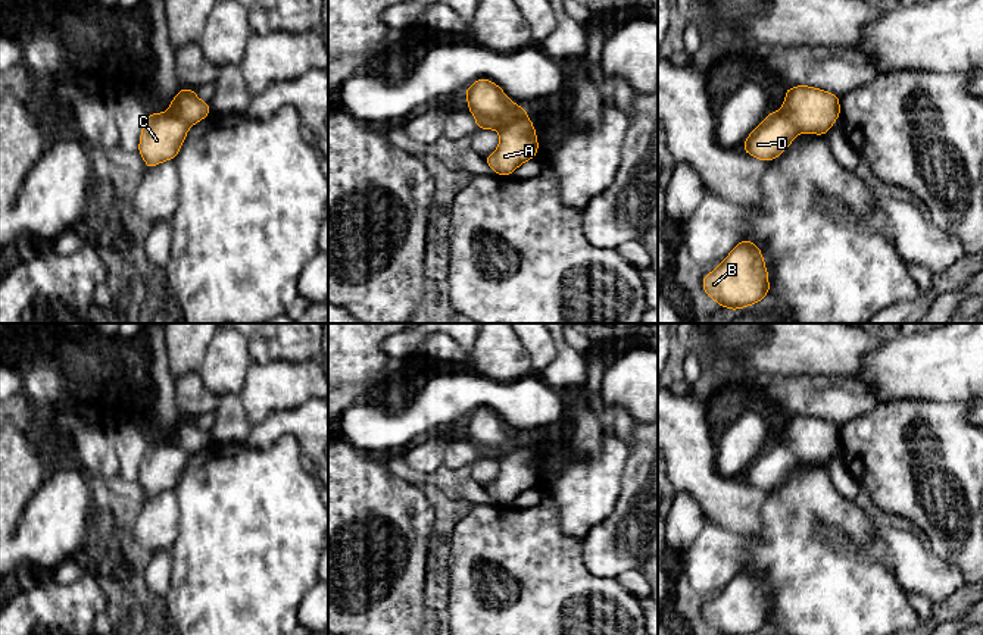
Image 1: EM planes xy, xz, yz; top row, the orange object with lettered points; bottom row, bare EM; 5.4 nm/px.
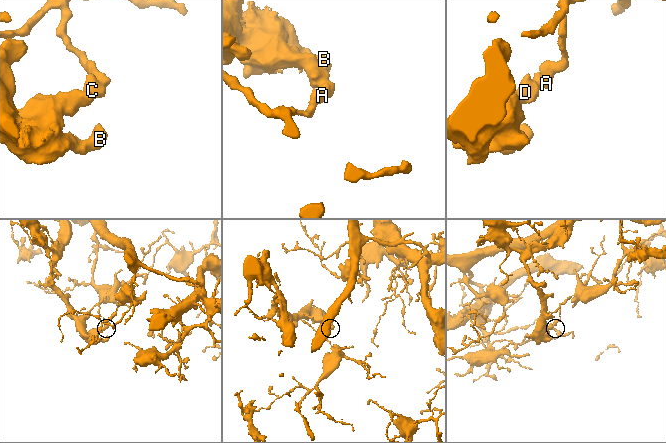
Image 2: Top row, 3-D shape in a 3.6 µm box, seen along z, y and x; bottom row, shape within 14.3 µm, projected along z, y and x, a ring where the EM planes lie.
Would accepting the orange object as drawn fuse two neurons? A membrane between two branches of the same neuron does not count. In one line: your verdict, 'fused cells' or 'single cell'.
fused cells

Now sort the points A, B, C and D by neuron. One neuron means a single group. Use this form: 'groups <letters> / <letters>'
groups A / B C D

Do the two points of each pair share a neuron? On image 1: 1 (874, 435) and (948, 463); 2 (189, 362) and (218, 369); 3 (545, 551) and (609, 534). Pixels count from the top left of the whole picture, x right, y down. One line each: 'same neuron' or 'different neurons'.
1: same neuron
2: different neurons
3: different neurons

